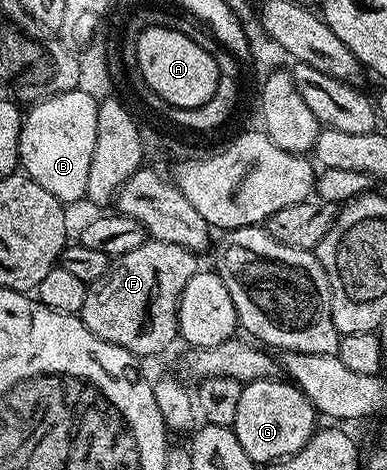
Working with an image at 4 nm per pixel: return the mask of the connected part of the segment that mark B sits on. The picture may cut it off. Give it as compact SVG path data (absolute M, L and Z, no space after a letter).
M85 89L59 93L32 104L21 124L17 157L24 174L34 179L39 185L43 185L43 189L47 189L47 193L51 193L63 205L82 202L85 199L87 172L91 170L91 153L95 153L97 104L98 100L92 99Z

